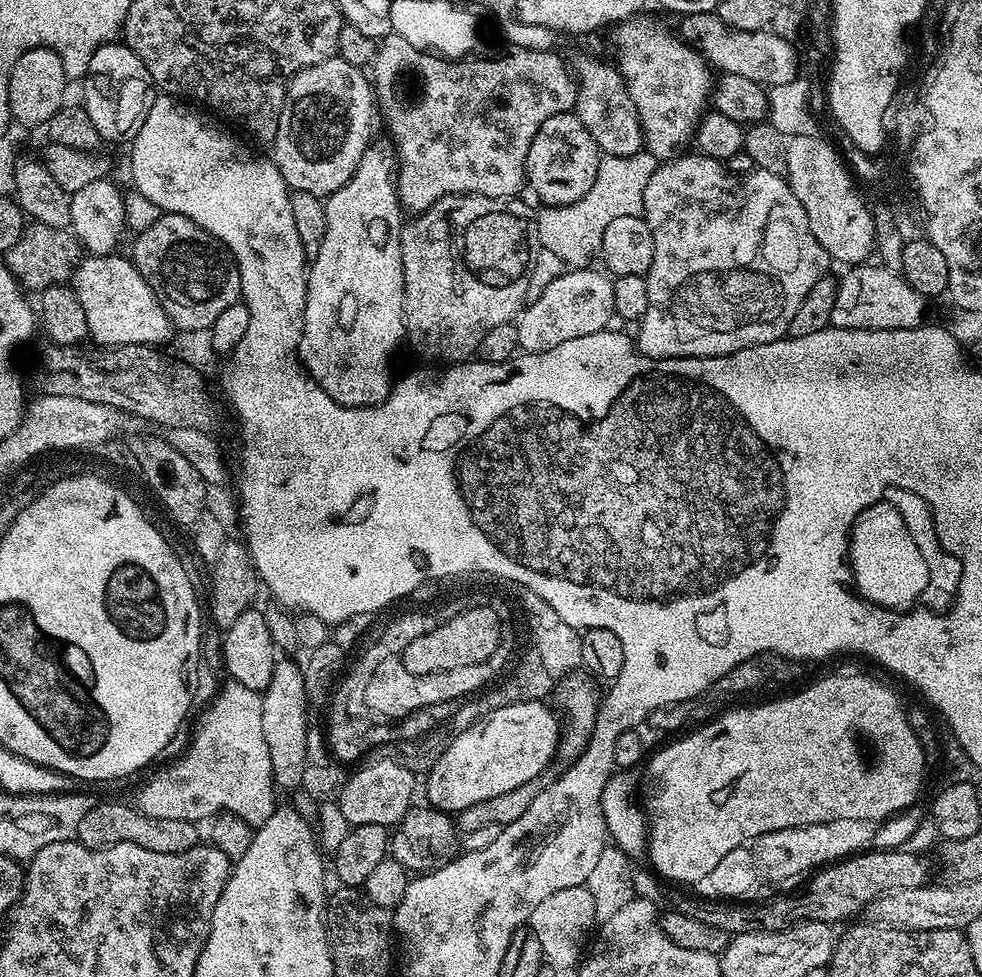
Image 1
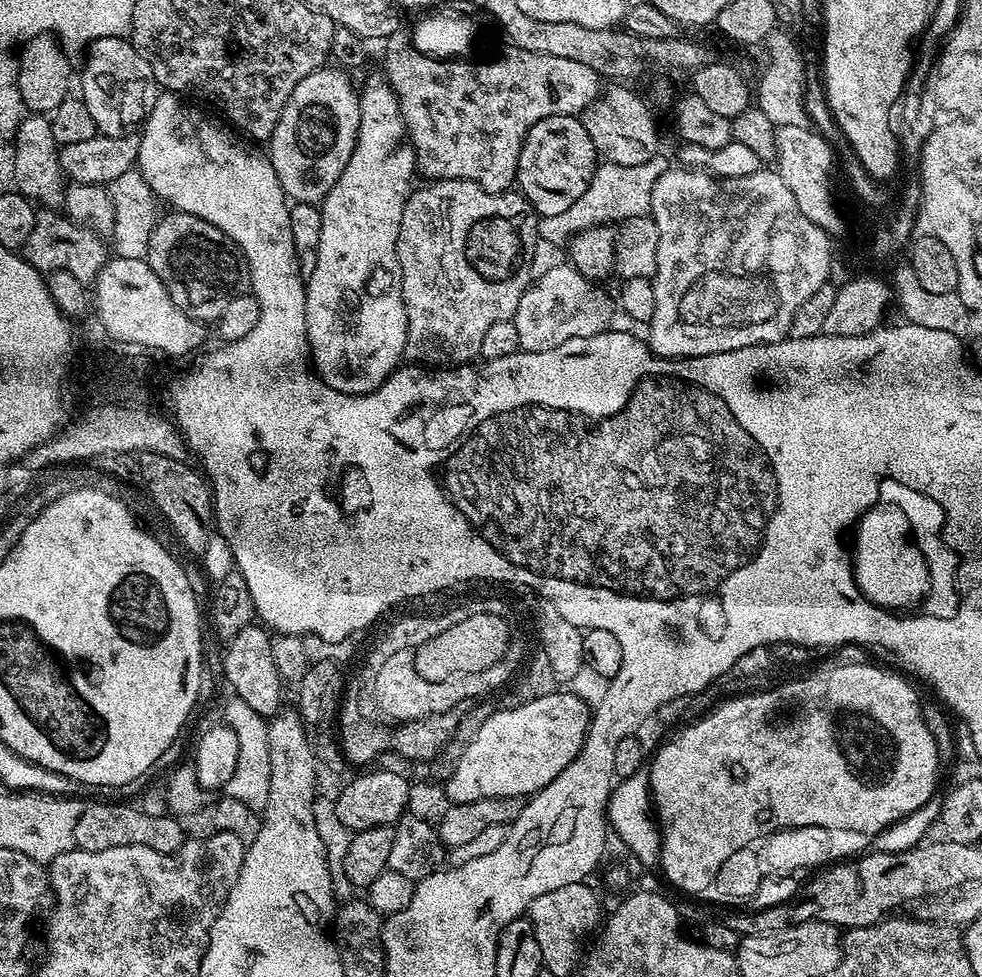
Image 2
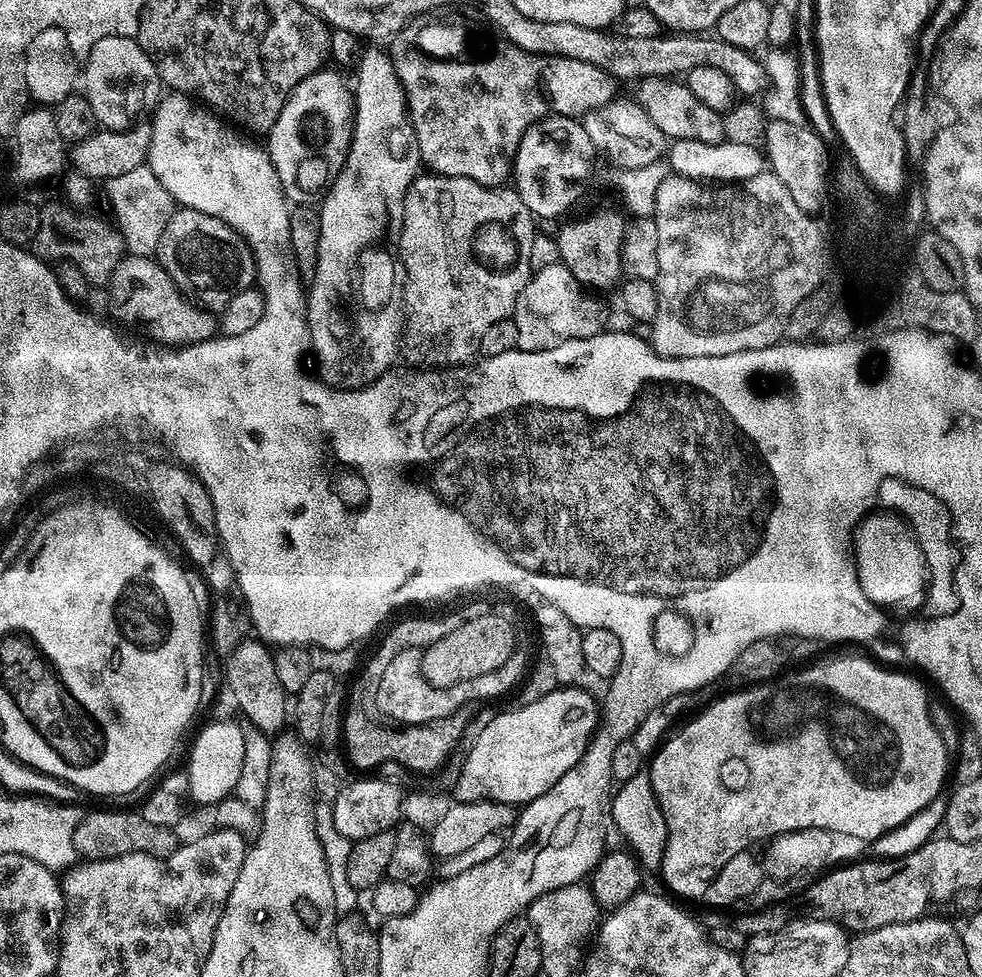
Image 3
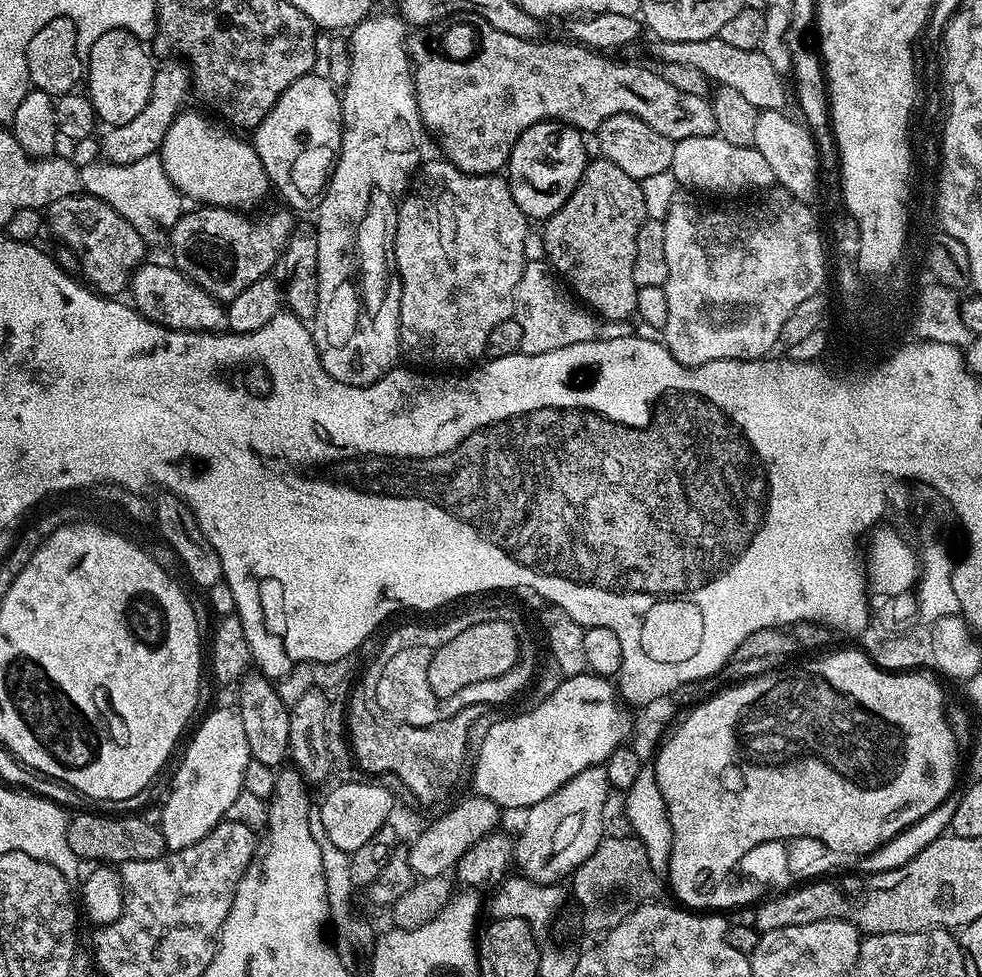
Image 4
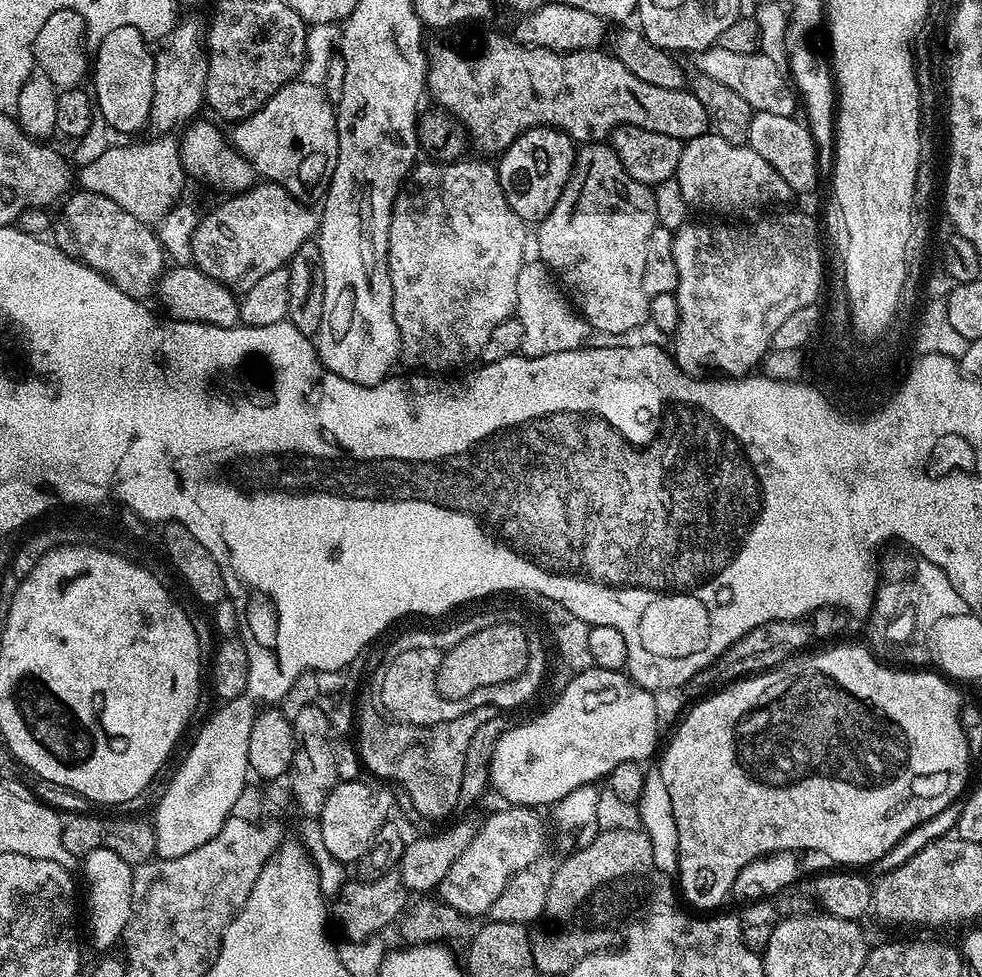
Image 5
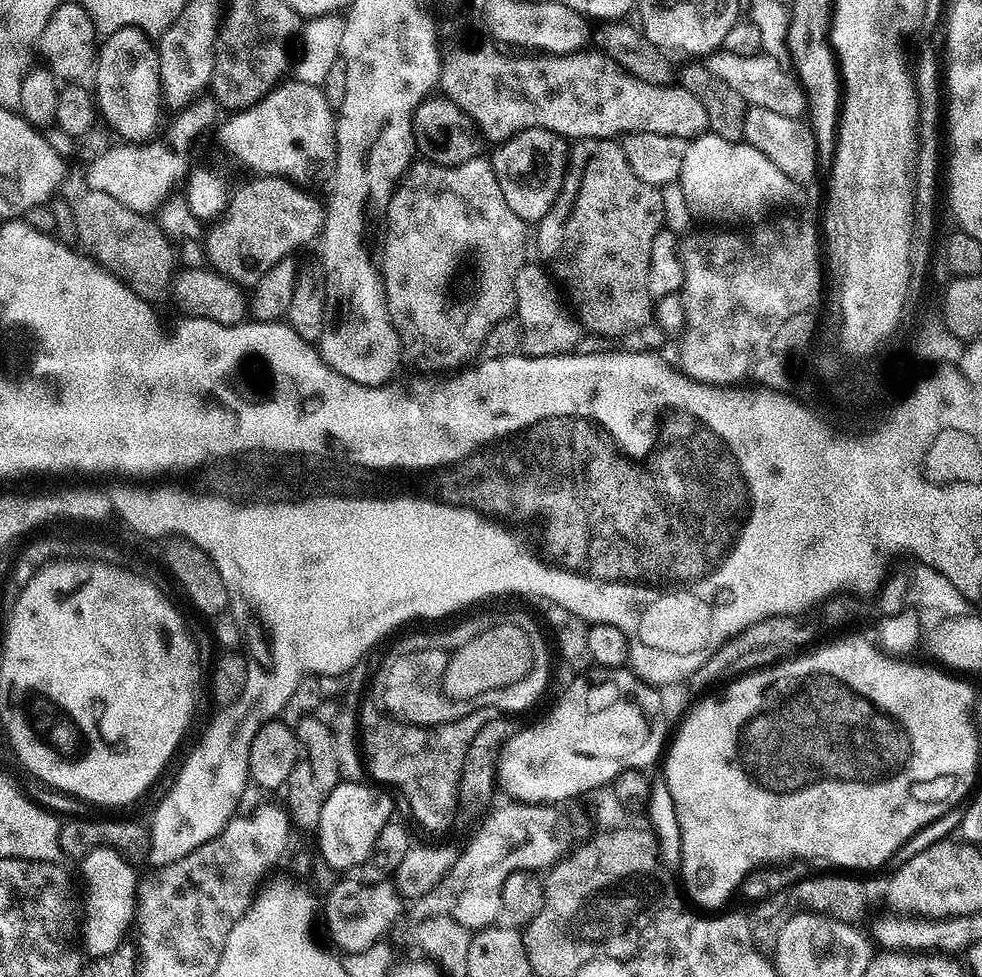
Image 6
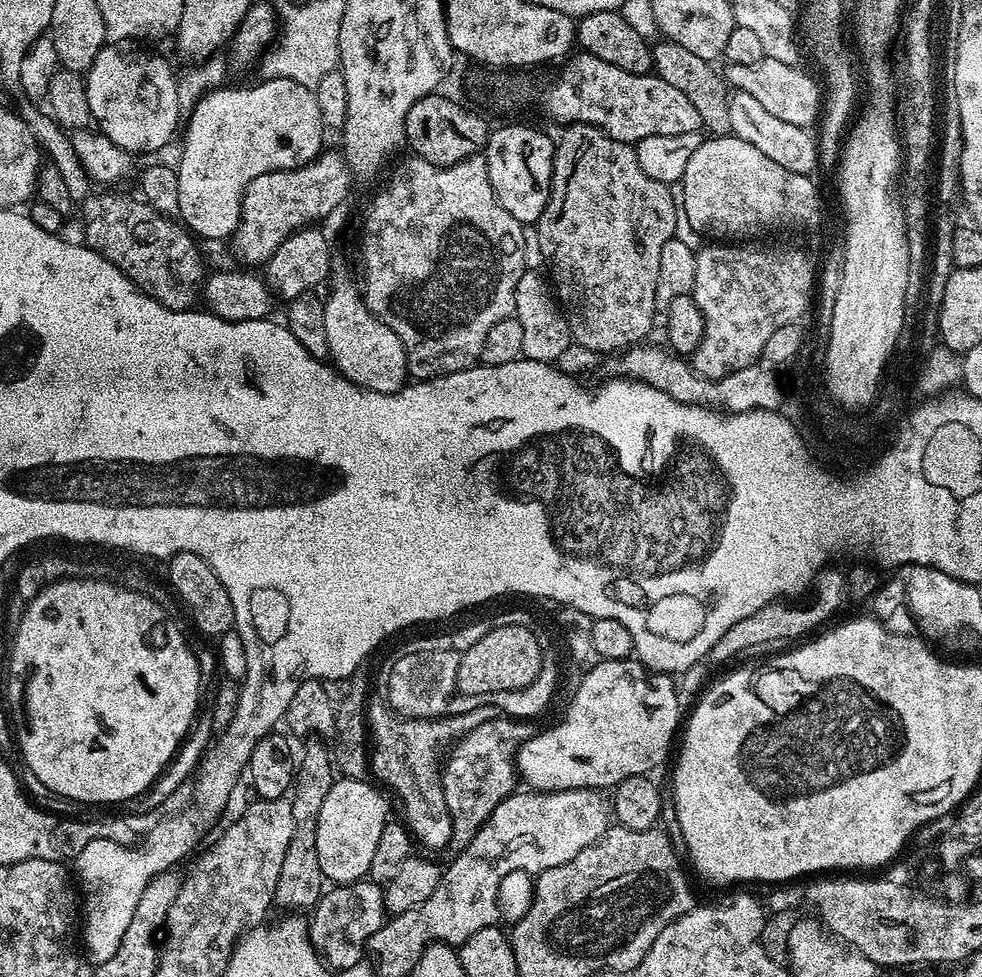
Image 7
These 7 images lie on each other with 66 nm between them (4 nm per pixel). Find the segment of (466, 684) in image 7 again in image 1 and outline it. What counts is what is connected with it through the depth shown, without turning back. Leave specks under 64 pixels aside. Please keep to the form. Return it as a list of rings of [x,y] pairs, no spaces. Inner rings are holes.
[[[476,609],[454,614],[448,622],[421,634],[406,646],[408,668],[420,674],[434,674],[442,670],[455,670],[457,666],[471,666],[494,654],[497,636],[496,617],[492,612]]]

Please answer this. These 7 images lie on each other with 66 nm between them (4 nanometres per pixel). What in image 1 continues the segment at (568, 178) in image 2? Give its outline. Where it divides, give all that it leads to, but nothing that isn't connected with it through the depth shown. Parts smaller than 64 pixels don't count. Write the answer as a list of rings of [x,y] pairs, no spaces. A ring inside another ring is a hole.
[[[575,111],[554,114],[554,118],[546,118],[542,126],[538,126],[538,134],[530,142],[530,154],[526,154],[524,174],[527,187],[536,191],[536,196],[548,206],[569,204],[582,198],[590,186],[594,186],[594,178],[598,178],[601,150],[590,138],[590,130],[582,126]]]

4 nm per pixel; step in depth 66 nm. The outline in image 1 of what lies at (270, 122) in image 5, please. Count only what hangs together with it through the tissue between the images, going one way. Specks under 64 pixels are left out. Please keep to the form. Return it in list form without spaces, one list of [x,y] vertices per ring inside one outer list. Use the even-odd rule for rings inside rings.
[[[334,55],[326,62],[318,62],[297,72],[288,82],[288,97],[284,100],[278,134],[274,141],[274,159],[289,189],[292,192],[327,198],[346,186],[373,139],[372,112],[374,116],[374,88],[365,69],[350,66],[350,62]]]

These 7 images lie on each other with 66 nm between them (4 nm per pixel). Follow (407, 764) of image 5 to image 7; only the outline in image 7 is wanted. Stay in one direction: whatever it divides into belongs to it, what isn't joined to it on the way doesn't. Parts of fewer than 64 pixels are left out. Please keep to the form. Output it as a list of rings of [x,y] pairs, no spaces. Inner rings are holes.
[[[487,704],[466,714],[442,716],[435,720],[401,718],[391,708],[386,712],[367,713],[371,775],[376,775],[375,779],[381,785],[389,784],[400,795],[400,800],[404,803],[403,819],[406,827],[419,843],[421,840],[428,848],[447,849],[452,833],[452,819],[444,797],[442,757],[462,737],[478,730],[482,722],[501,719],[502,713],[498,706]]]

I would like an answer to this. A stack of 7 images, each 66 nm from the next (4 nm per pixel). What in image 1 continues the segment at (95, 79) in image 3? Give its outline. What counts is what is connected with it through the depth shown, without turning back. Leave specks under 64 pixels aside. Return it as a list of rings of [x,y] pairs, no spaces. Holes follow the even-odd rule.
[[[105,42],[98,50],[94,50],[82,87],[82,106],[86,114],[90,114],[90,122],[94,122],[94,130],[98,130],[101,141],[127,145],[136,139],[152,105],[154,85],[150,70],[142,66],[142,58],[138,58],[134,50],[130,50],[123,42]]]

